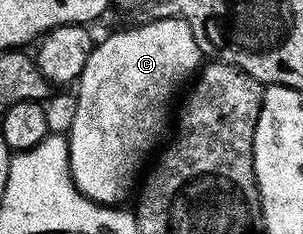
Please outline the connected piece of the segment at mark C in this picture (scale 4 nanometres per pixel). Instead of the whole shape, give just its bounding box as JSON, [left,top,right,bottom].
[66,17,202,207]

